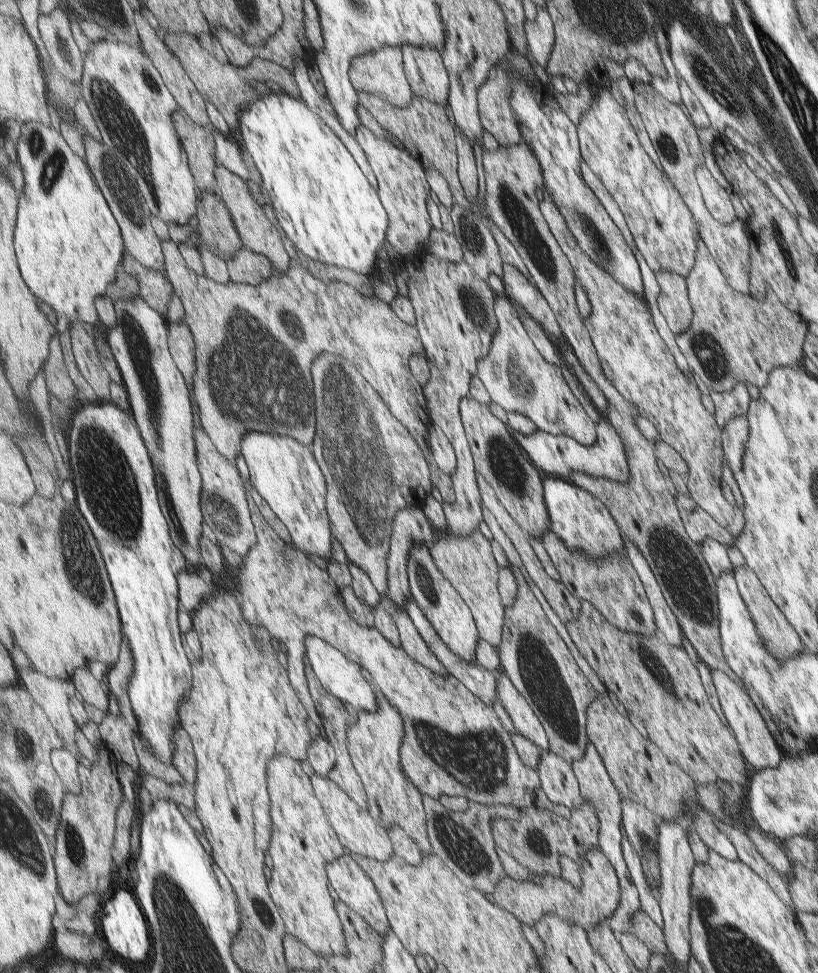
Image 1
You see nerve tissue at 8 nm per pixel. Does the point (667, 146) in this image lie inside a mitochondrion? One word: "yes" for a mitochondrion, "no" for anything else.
yes

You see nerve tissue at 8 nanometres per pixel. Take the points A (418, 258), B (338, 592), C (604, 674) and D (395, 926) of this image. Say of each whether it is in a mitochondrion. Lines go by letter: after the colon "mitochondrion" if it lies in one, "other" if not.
A: other
B: other
C: other
D: other

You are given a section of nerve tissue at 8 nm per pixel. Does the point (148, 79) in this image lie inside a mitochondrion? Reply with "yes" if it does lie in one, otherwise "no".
yes

